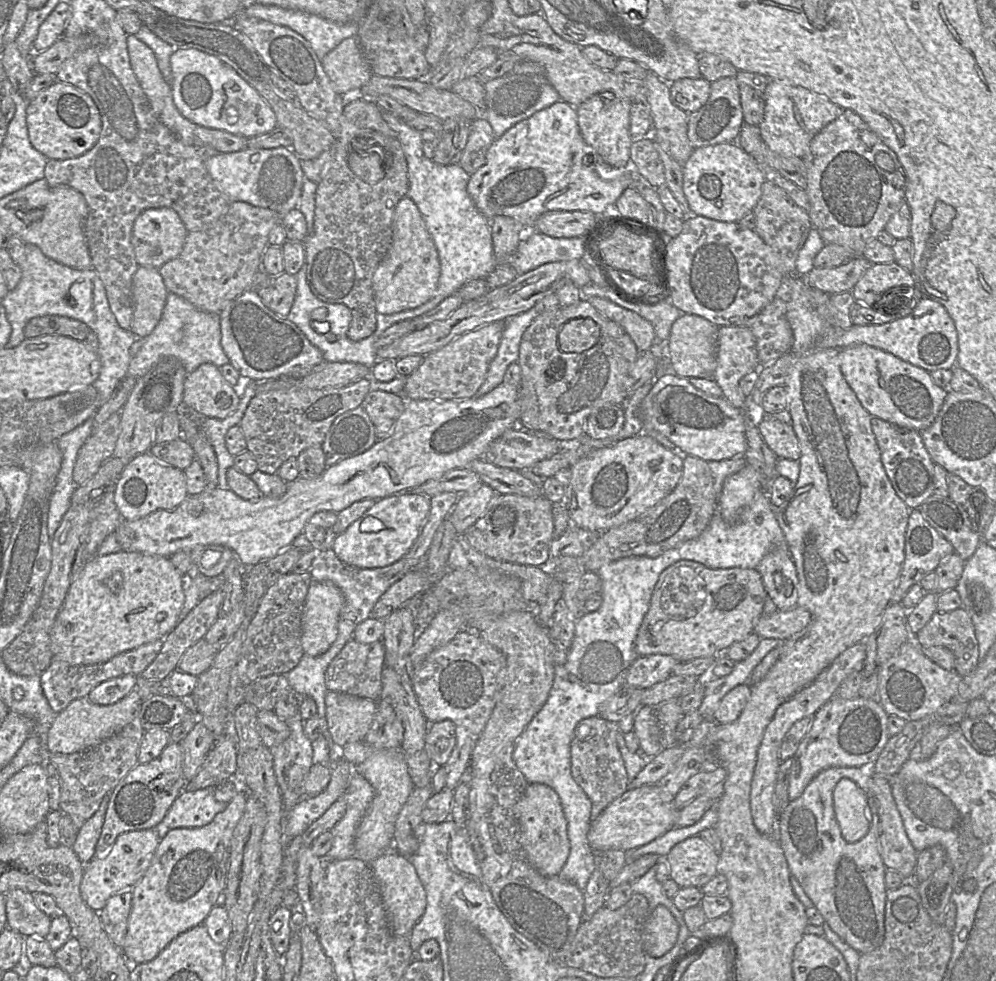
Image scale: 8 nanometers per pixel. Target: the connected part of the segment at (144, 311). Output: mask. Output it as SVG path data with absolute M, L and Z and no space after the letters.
M139 266L132 279L133 320L130 331L145 338L161 319L169 291L159 271Z

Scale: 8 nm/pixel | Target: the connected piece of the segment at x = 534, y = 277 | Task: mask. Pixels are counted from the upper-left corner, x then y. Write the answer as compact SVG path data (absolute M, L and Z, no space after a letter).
M579 259L549 262L526 273L520 274L511 282L491 289L484 296L463 303L445 320L433 322L423 329L417 329L404 335L390 345L378 348L377 358L378 360L400 359L416 354L426 356L431 352L439 350L466 332L496 321L504 321L509 317L530 310L545 296L556 293L566 282L573 282L578 288L592 283L587 270Z

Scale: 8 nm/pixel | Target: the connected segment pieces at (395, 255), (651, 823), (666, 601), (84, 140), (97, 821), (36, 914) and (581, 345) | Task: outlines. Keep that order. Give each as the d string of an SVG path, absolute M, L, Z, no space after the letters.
M405 196L400 199L394 211L391 246L372 277L377 313L395 314L421 306L434 295L439 276L437 248L418 207Z
M656 784L627 789L590 822L588 843L595 852L608 849L627 852L636 849L674 828L678 810L673 802L662 800L660 789Z
M681 560L666 568L654 587L650 605L638 629L635 651L639 656L663 654L678 662L705 658L724 652L733 643L754 633L754 625L764 613L767 593L759 572L756 569L727 568L711 569L706 566Z
M55 80L28 101L26 124L31 145L48 159L78 157L90 150L101 132L100 113L89 95L75 86Z
M108 793L103 798L98 810L83 824L71 843L72 850L84 864L95 857L96 844L101 835L111 794Z
M15 889L5 894L7 927L24 937L45 938L52 916L42 912L32 893Z
M591 318L567 322L559 332L559 346L566 353L581 353L592 348L600 338L600 327Z

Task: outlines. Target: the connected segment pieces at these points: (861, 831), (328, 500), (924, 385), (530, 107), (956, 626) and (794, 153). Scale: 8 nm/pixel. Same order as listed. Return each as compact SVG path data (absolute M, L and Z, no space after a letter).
M843 778L835 785L833 808L845 841L854 843L866 835L870 825L867 796L854 781Z
M502 382L489 393L461 400L409 400L403 413L388 437L377 440L365 452L346 458L332 466L315 479L298 477L288 483L283 497L275 499L263 496L256 501L245 500L231 489L205 488L204 491L188 495L172 510L156 510L136 520L123 520L116 528L116 538L122 550L171 557L180 550L189 550L198 545L222 545L230 548L247 568L274 558L292 545L303 532L308 520L317 512L338 513L355 502L365 499L379 499L401 490L414 489L431 479L437 479L446 472L465 468L471 461L483 458L490 444L510 428L520 428L520 386Z
M865 344L839 350L843 377L861 405L873 417L915 431L928 428L936 418L948 390L937 386L928 371L893 354Z
M506 74L486 82L484 89L485 103L483 110L479 111L479 117L483 117L491 124L496 138L516 123L561 100L558 92L544 75Z
M964 608L936 612L912 639L919 647L942 646L955 656L956 671L961 677L972 674L979 664L979 646L969 613Z
M769 81L764 100L764 116L758 126L760 136L770 150L783 157L803 158L813 137L844 110L825 96L778 81Z

